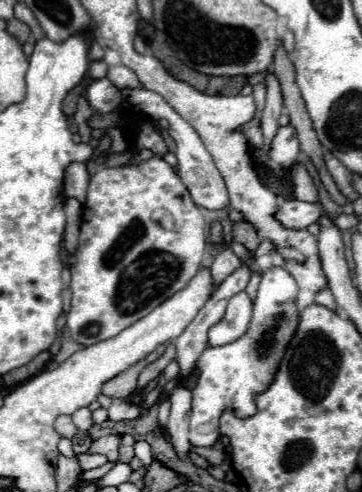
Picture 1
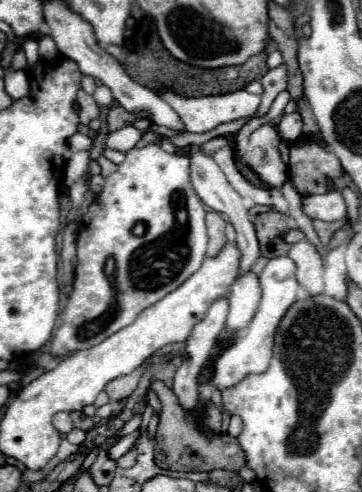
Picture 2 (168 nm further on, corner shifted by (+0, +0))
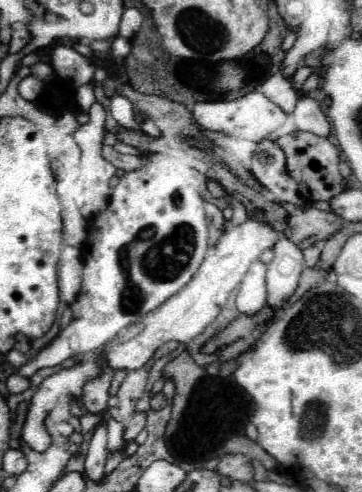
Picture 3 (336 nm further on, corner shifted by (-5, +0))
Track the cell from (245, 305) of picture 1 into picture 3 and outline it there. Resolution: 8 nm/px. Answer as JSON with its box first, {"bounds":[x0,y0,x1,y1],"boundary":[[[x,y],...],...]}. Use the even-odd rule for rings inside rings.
{"bounds":[236,260,266,316],"boundary":[[[256,260],[242,280],[236,306],[242,314],[252,316],[264,304],[266,304],[266,264]]]}

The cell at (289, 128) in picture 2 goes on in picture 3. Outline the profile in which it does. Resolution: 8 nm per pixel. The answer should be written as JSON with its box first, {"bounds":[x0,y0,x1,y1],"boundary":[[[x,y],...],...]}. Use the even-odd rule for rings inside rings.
{"bounds":[294,96,330,138],"boundary":[[[302,96],[294,108],[294,124],[298,130],[312,132],[316,136],[328,138],[330,136],[330,120],[320,108],[320,102],[312,96]]]}

